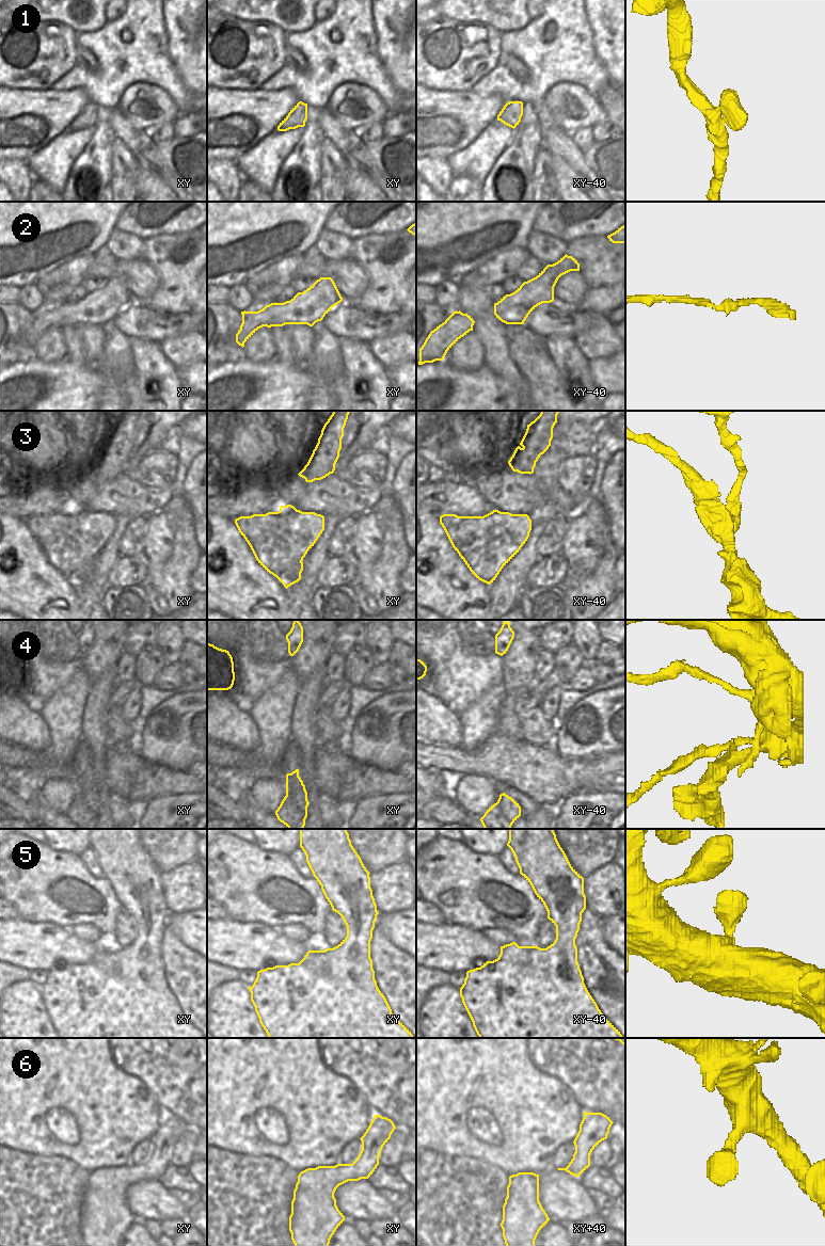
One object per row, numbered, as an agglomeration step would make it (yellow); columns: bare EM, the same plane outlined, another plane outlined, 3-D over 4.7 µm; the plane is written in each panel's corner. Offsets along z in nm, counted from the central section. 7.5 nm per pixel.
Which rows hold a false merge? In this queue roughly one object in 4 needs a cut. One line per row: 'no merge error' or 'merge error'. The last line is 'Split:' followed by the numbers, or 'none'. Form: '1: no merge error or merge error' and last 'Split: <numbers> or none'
1: no merge error
2: no merge error
3: merge error
4: merge error
5: no merge error
6: no merge error
Split: 3, 4

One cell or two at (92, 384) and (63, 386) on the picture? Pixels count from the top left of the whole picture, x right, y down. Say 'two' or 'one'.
one

